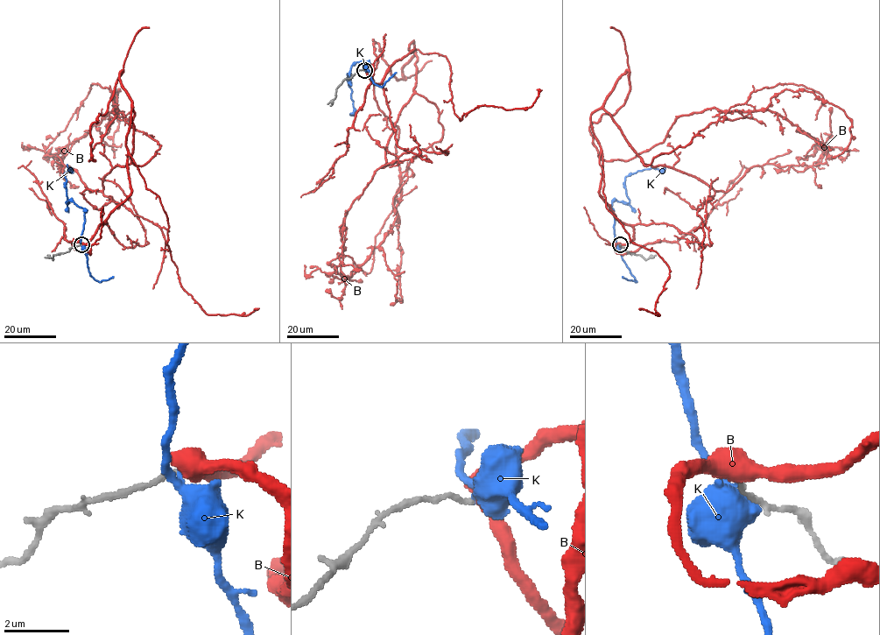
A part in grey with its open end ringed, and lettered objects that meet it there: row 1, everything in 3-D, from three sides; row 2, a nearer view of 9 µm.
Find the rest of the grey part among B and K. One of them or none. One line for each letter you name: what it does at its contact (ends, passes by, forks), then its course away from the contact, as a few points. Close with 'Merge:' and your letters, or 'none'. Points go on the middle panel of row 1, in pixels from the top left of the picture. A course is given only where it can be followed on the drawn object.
B: it passes by; it runs (364, 70), (379, 83), (412, 40), (414, 91), (439, 110), (443, 129), (401, 179), (402, 301), (397, 282)
Merge: B

